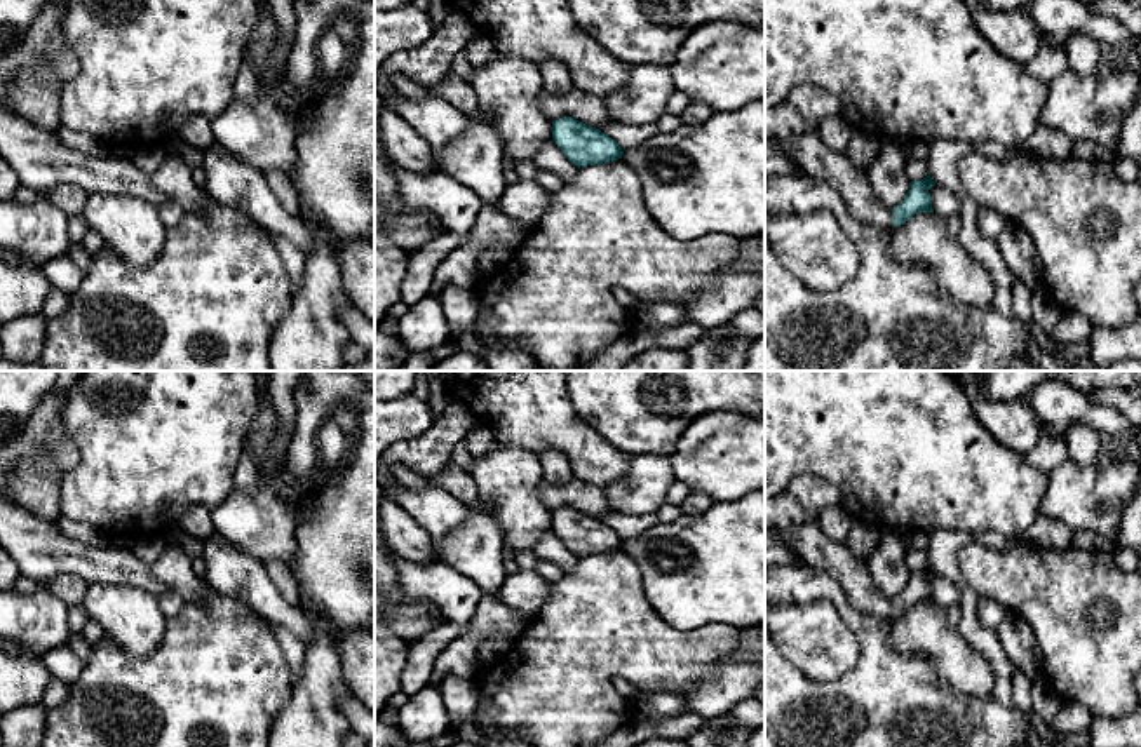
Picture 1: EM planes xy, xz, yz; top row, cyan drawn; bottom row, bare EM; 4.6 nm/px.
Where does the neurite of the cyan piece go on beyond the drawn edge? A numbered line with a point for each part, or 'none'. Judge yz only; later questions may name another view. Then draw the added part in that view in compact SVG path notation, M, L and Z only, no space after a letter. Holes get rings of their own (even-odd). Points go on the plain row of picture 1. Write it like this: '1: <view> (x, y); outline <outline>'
1: yz (784, 514); outline M789 491L765 500L765 531L775 531L805 564L834 576L859 611L878 618L894 615L892 601L881 597L866 564L845 543L827 538L815 517Z

